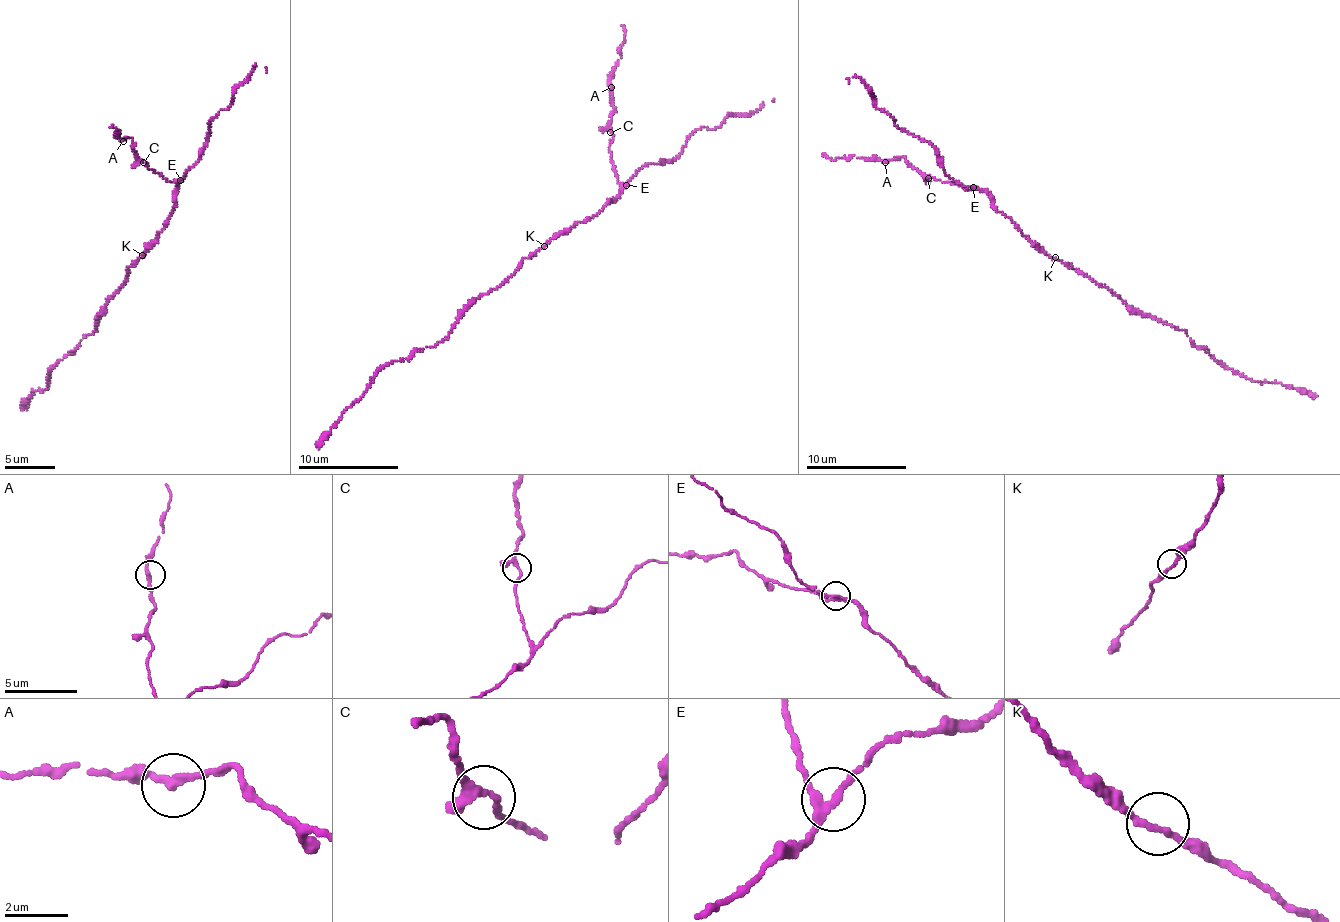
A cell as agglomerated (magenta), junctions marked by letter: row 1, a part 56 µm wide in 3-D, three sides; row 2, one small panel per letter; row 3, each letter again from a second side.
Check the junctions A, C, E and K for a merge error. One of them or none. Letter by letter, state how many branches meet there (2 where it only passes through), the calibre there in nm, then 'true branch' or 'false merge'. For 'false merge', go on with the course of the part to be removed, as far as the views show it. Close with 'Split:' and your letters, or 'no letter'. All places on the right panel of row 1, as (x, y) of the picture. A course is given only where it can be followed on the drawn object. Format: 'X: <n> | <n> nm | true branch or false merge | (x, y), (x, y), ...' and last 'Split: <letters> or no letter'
A: 2 | 280 nm | true branch
C: 3 | 240 nm | true branch
E: 3 | 240 nm | true branch
K: 2 | 220 nm | true branch
Split: no letter

